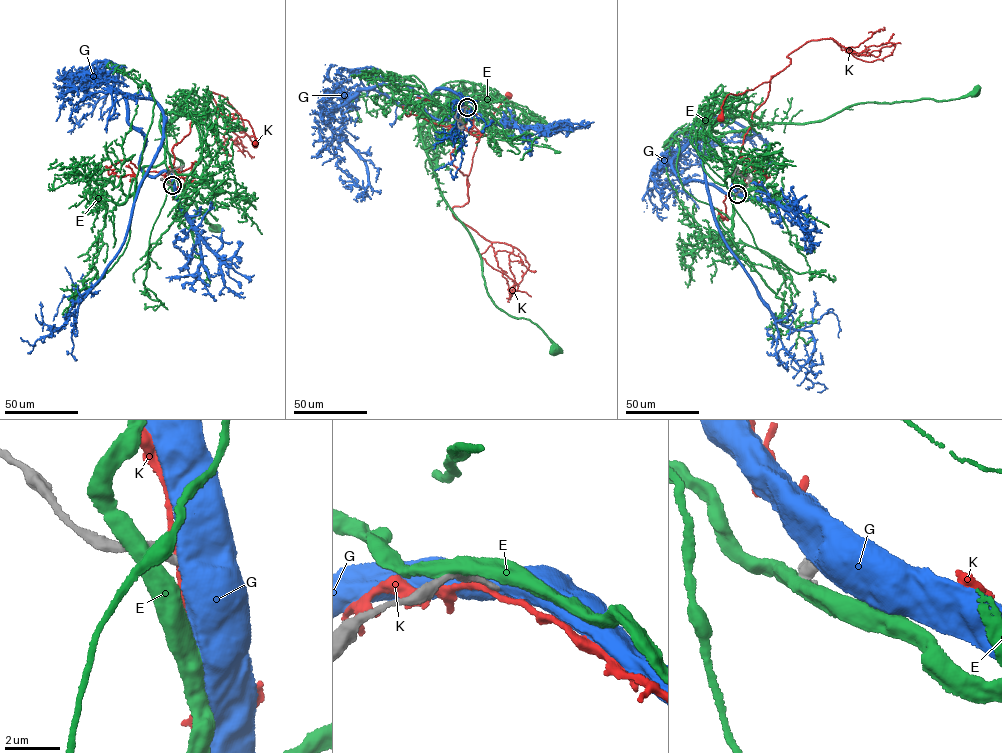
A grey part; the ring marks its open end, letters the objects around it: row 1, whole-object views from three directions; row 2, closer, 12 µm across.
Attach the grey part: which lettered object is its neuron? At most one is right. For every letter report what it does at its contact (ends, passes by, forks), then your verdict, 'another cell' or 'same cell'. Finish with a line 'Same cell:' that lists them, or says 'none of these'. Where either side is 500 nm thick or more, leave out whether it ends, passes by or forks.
E: another cell
G: another cell
K: it passes by | another cell
Same cell: none of these

